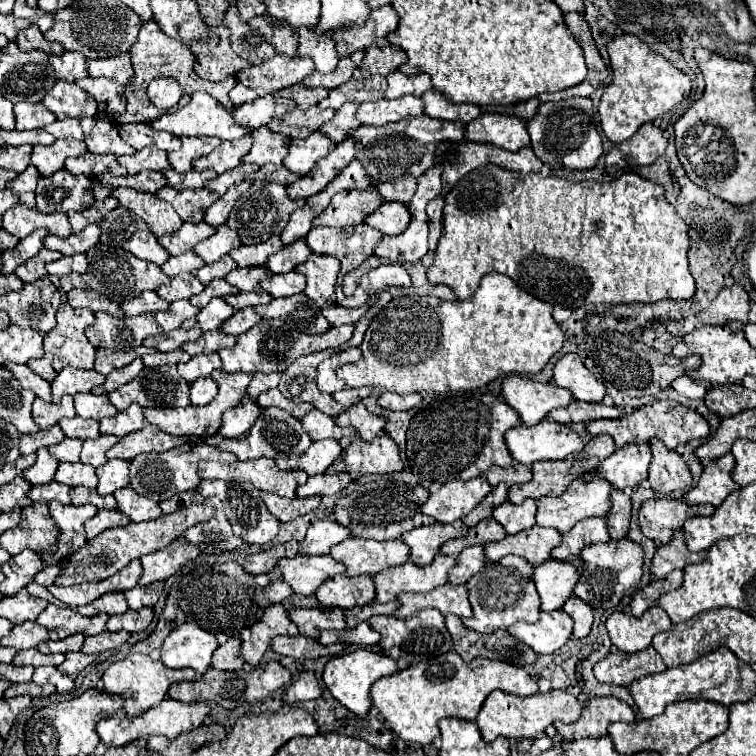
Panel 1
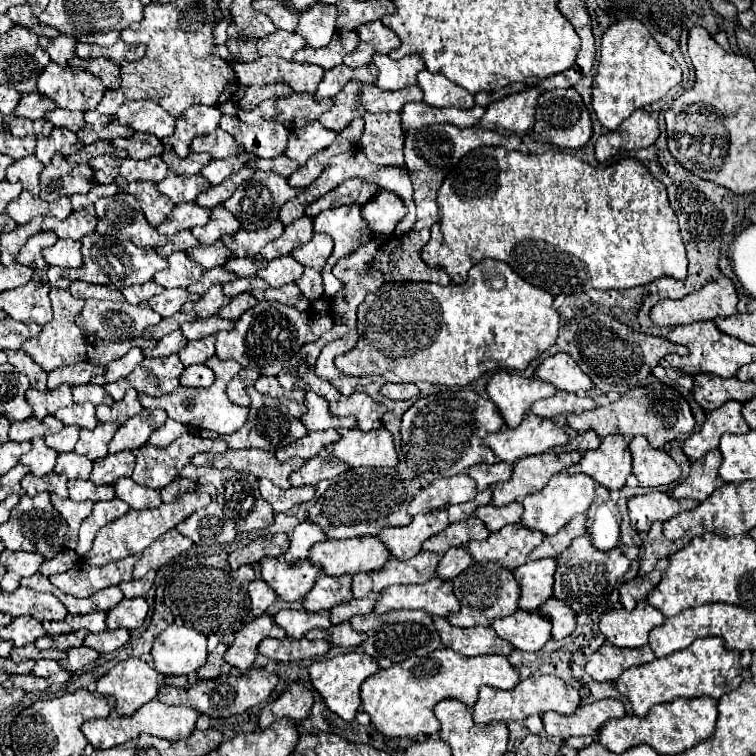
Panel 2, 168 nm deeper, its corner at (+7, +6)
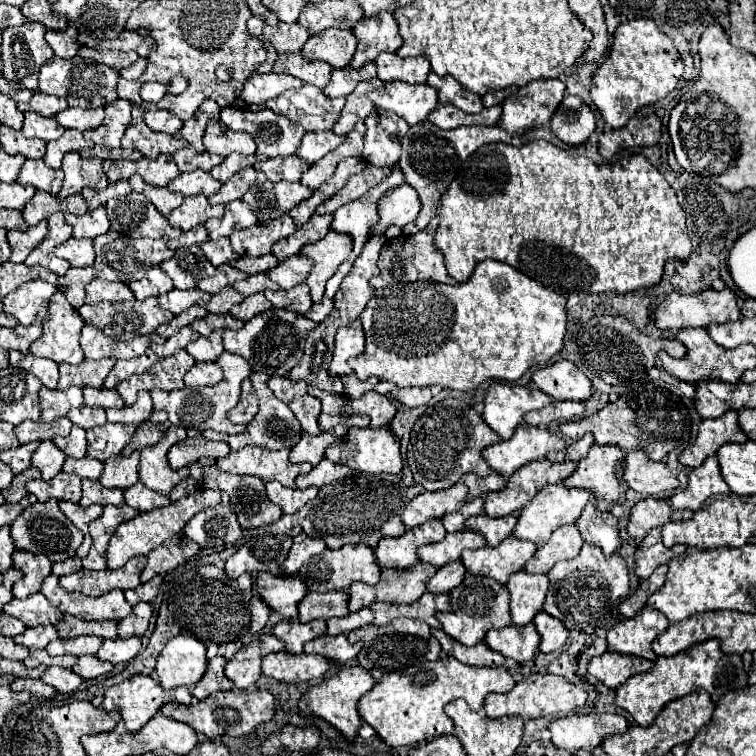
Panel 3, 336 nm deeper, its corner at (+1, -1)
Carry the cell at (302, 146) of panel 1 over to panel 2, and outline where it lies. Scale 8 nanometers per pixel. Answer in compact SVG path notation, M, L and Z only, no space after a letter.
M314 121L314 123L300 127L300 129L294 129L290 133L286 157L292 157L300 165L304 165L310 155L326 149L328 145L332 145L334 139L336 139L334 131L322 127L318 121Z

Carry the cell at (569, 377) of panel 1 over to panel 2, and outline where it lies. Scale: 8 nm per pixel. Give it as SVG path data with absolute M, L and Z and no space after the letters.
M556 353L546 357L536 369L536 373L542 381L552 383L556 389L562 391L586 393L592 387L592 379L586 373L582 373L582 369L568 353Z

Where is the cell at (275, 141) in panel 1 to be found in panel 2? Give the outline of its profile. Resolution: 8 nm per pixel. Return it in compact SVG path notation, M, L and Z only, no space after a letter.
M222 117L220 127L228 133L232 133L238 141L238 145L246 151L252 153L256 157L264 157L264 159L272 159L272 157L280 157L286 151L286 143L288 143L288 131L282 123L276 121L264 121L256 127L250 127L238 119L230 119L230 117Z

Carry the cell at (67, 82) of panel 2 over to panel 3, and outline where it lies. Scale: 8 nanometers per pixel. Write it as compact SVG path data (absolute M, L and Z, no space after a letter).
M54 56L40 68L38 90L44 94L54 94L54 96L66 98L68 104L76 106L76 108L100 108L100 106L108 106L114 100L118 100L118 94L116 94L118 78L120 78L118 72L114 72L112 68L106 68L104 64L98 64L94 60L86 60L82 56L74 56L70 60Z

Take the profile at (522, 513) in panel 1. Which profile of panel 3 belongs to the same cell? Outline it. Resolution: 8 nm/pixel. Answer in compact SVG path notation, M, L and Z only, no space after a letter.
M480 514L480 516L472 516L470 520L466 520L466 530L480 532L486 538L488 546L496 546L512 534L514 524L516 524L516 516L490 518L486 514Z

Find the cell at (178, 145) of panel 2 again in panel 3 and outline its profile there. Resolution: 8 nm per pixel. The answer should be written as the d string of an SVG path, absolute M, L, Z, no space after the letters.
M211 99L205 100L204 102L214 102L214 105L204 106L204 108L202 108L202 106L204 105L204 104L202 103L201 106L199 107L199 109L197 110L197 112L194 114L194 118L192 118L192 120L188 120L188 122L184 122L184 126L182 126L182 130L180 130L180 132L178 132L178 134L180 134L180 136L182 136L182 138L184 138L184 140L186 140L186 142L188 142L188 144L190 144L190 146L194 146L194 148L196 148L196 150L198 150L198 152L202 152L202 150L204 150L204 144L202 144L202 136L204 136L204 130L206 130L206 122L208 122L208 120L211 120L211 119L212 119L212 120L216 120L217 122L220 121L220 109L219 109L218 104L217 104L215 101L211 100Z

